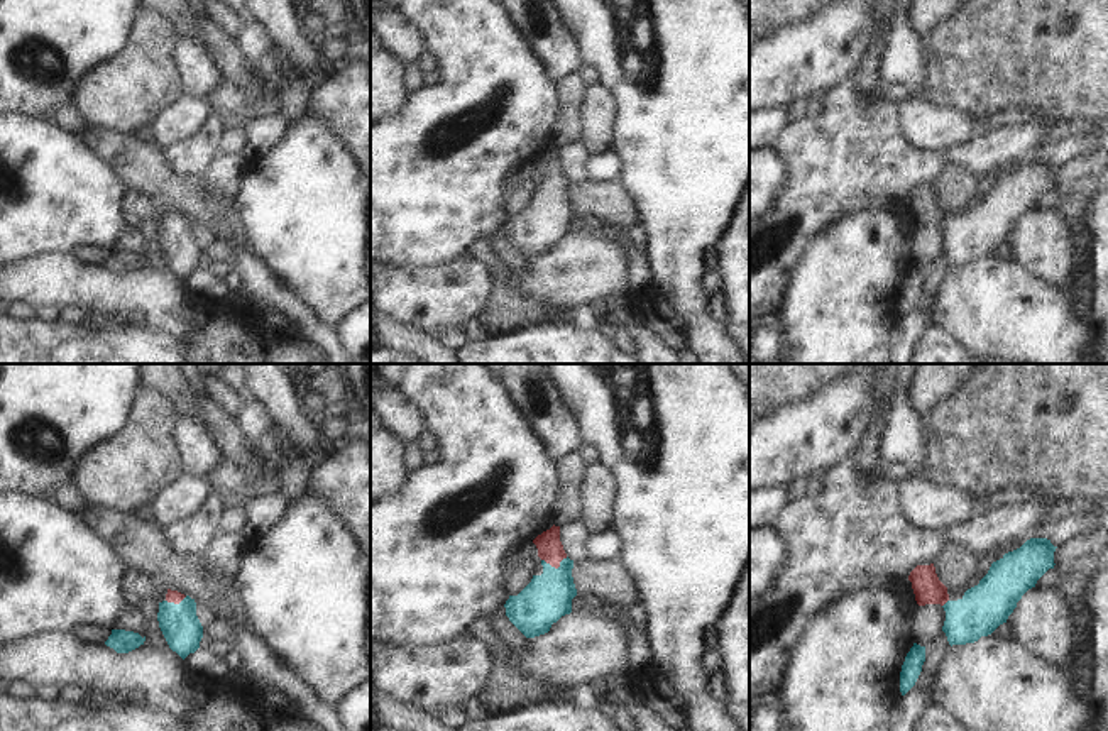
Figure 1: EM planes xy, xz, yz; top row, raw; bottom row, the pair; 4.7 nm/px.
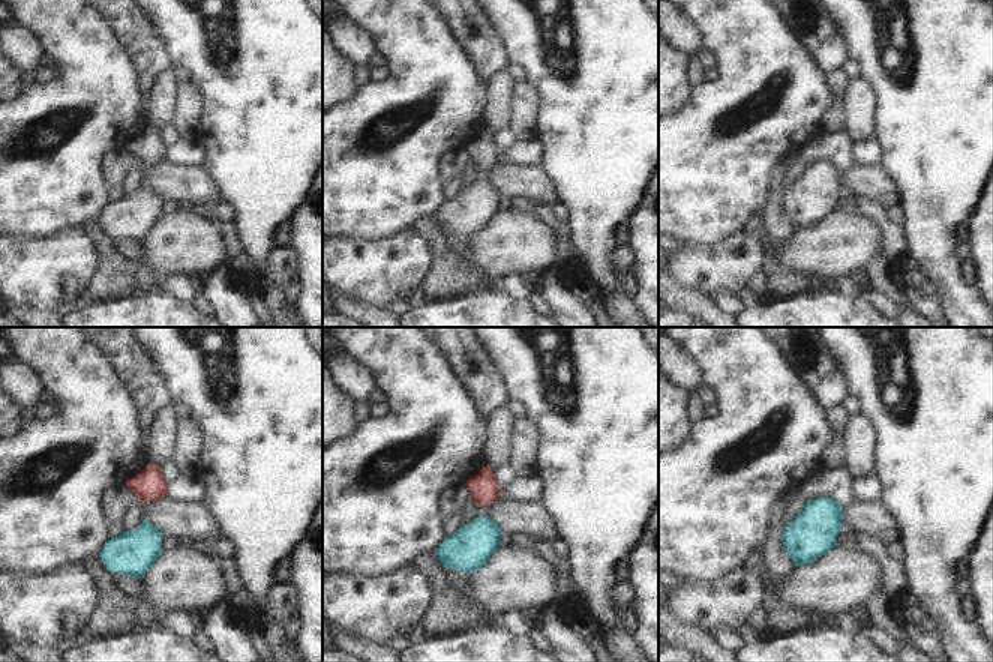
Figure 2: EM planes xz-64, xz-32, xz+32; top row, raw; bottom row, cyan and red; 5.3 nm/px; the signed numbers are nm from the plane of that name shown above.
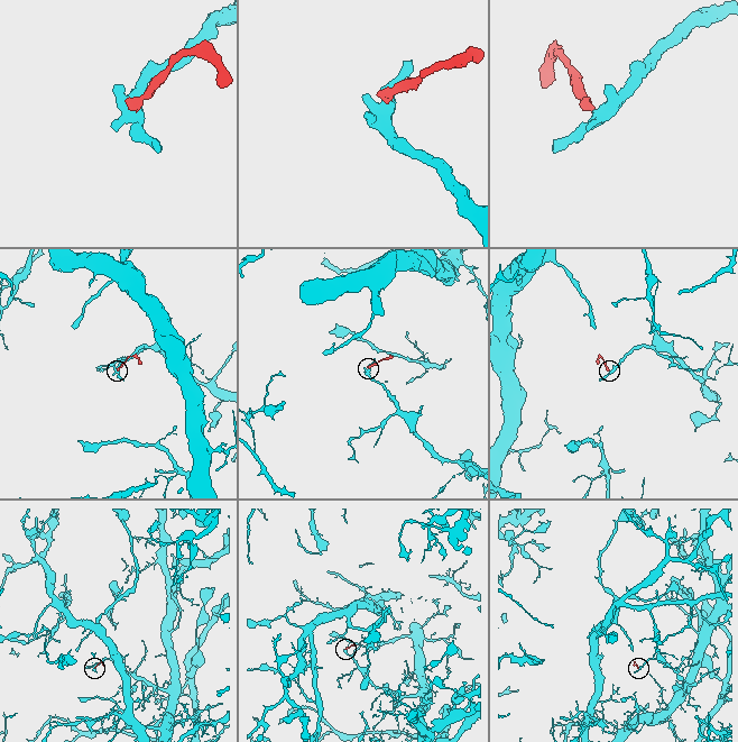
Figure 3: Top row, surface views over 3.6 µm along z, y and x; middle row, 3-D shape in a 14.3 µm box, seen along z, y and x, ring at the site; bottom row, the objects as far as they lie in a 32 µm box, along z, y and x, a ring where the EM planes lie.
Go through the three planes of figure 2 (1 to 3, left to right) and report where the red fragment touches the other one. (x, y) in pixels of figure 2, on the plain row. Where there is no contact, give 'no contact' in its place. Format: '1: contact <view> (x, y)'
1: no contact
2: no contact
3: contact xz+32 (822, 161)

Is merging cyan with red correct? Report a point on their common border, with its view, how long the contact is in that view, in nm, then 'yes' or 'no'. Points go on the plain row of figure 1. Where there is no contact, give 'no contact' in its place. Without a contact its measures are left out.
xz (554, 188) | 130 nm | yes

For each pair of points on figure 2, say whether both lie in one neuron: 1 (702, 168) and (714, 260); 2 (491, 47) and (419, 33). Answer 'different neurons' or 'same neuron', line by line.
1: different neurons
2: different neurons

